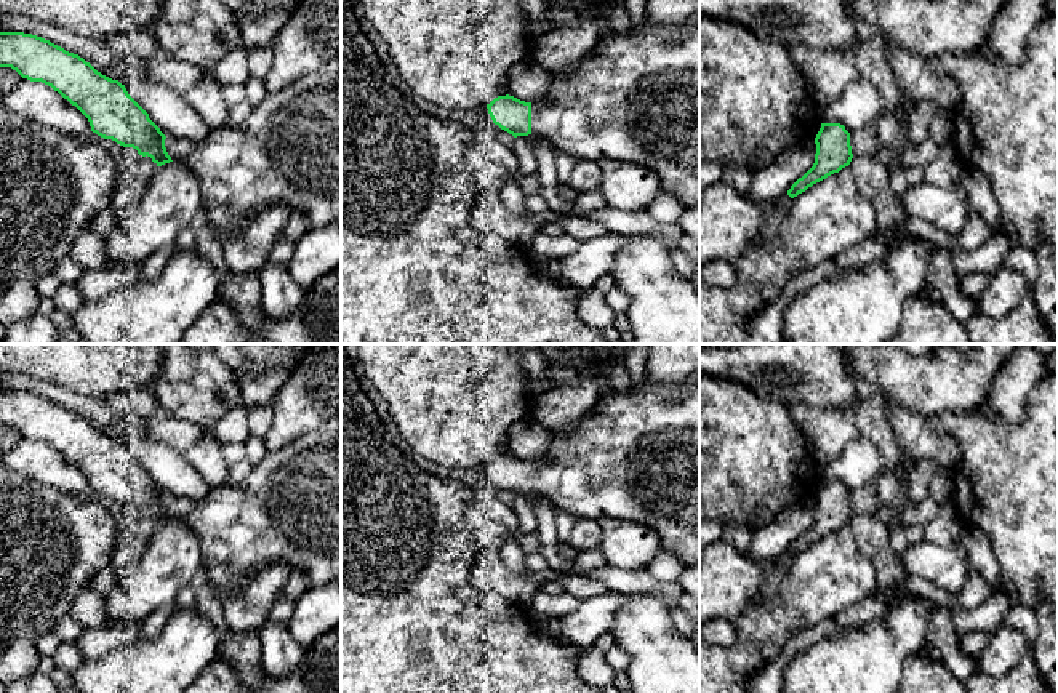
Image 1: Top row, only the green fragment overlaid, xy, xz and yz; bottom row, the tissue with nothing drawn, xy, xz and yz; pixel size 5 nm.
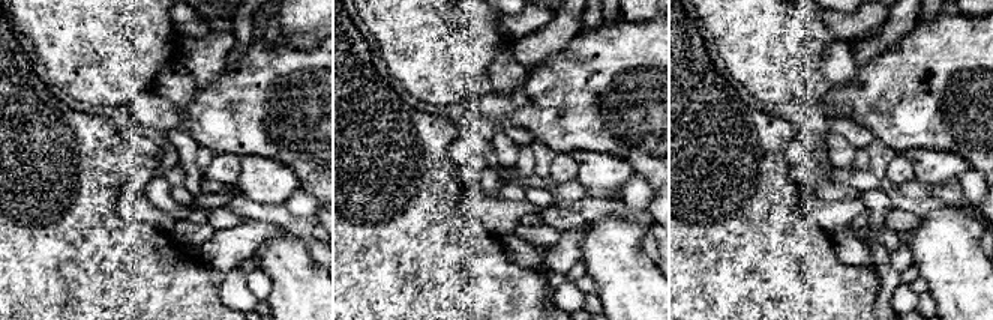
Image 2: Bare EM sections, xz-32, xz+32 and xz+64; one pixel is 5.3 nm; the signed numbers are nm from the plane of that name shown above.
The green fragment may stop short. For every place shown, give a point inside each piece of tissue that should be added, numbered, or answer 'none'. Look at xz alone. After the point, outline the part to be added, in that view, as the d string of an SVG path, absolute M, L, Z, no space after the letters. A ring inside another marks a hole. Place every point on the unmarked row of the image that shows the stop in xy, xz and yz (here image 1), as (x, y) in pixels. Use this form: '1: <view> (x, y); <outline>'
1: xz (634, 456); M699 375L682 384L645 381L637 387L631 386L599 397L573 432L563 437L552 437L546 458L531 463L531 493L547 498L554 507L575 515L578 520L613 519L651 528L661 538L661 546L671 551L683 567L699 565Z

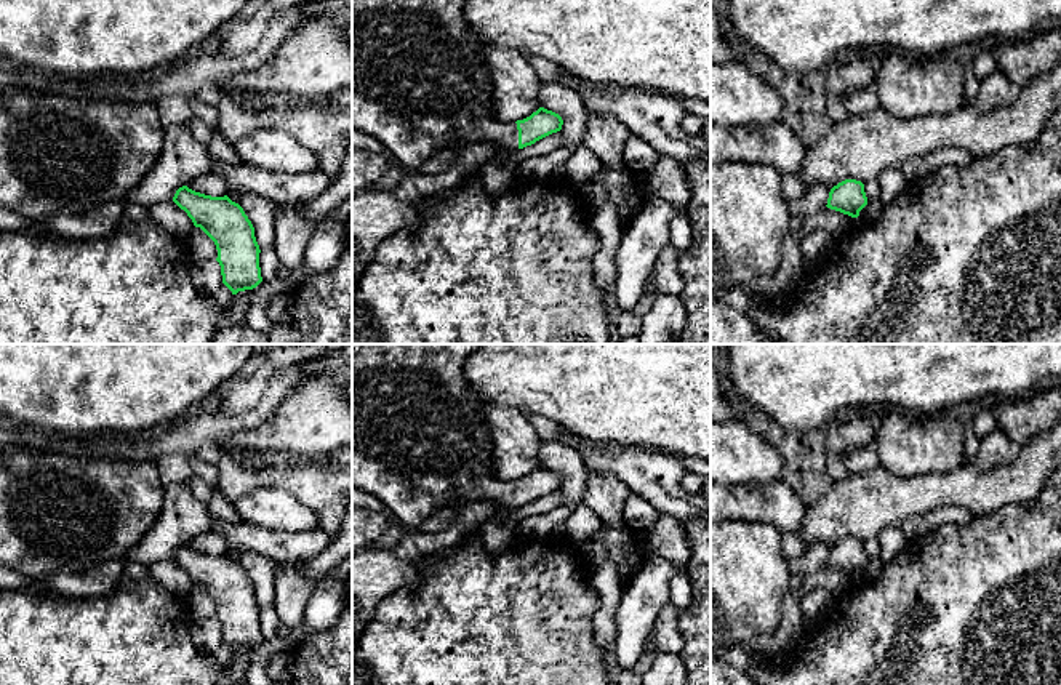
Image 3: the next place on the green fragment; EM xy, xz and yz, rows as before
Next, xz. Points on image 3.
1: xz (420, 437); M352 344L352 487L376 496L406 527L419 527L453 499L518 509L517 482L493 474L486 400L464 373L478 347Z

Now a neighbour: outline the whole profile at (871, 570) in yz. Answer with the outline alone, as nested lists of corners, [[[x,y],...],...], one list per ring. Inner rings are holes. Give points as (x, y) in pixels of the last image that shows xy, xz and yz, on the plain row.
[[[872,559],[872,560],[867,560],[867,563],[859,570],[858,576],[863,581],[872,581],[879,578],[882,568],[883,568],[883,563],[880,562],[880,559]]]

